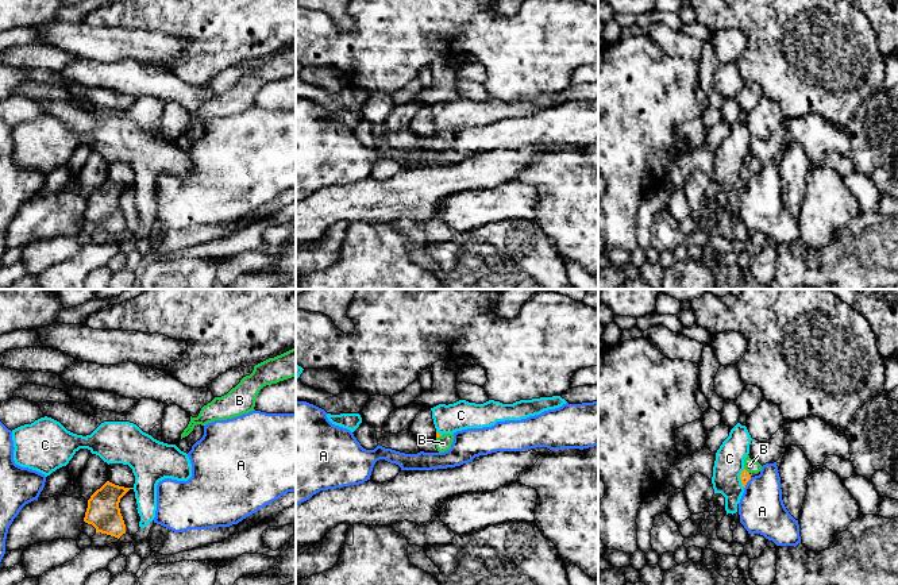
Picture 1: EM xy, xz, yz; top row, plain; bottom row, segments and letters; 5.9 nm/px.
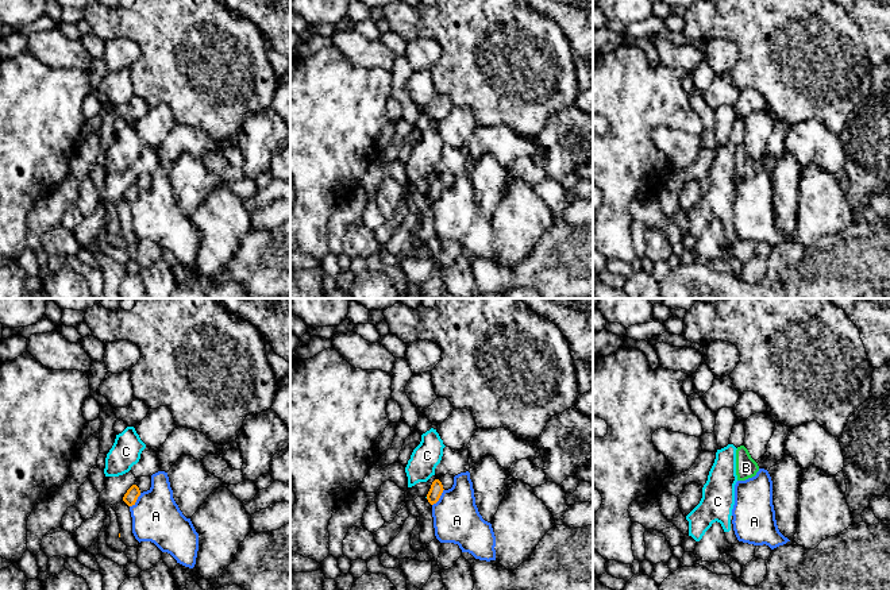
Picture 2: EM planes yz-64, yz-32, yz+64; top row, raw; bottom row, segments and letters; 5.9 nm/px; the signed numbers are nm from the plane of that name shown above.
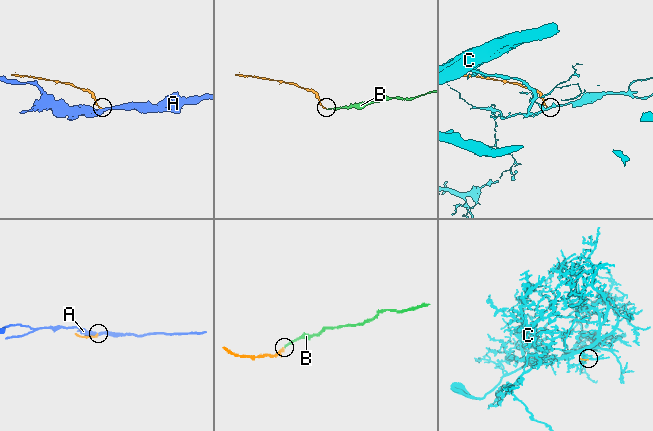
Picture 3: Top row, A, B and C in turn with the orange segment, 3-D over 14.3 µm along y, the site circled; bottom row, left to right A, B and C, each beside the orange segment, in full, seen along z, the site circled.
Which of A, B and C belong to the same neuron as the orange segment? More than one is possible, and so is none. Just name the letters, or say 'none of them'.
B

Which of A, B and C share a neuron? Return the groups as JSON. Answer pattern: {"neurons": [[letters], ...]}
{"neurons": [["A"], ["B"], ["C"]]}

